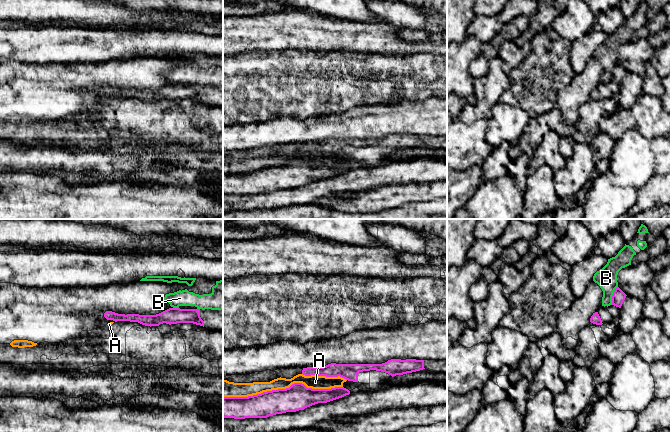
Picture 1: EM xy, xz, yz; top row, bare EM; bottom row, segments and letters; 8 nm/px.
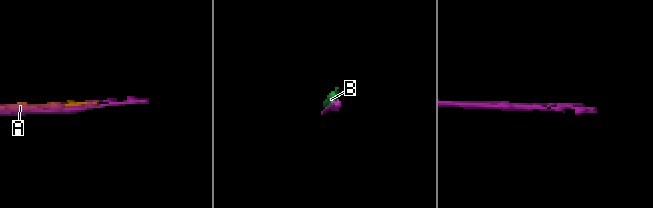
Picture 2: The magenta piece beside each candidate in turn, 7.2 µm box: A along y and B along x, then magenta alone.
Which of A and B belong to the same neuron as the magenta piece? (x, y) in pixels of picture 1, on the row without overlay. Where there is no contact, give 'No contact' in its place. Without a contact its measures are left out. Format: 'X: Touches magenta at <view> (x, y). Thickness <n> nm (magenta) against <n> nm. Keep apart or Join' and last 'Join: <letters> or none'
A: Touches magenta at xz (282, 165). Thickness 220 nm (magenta) against 100 nm. Keep apart
B: Touches magenta at yz (613, 71). Thickness 100 nm (magenta) against 170 nm. Keep apart
Join: none

